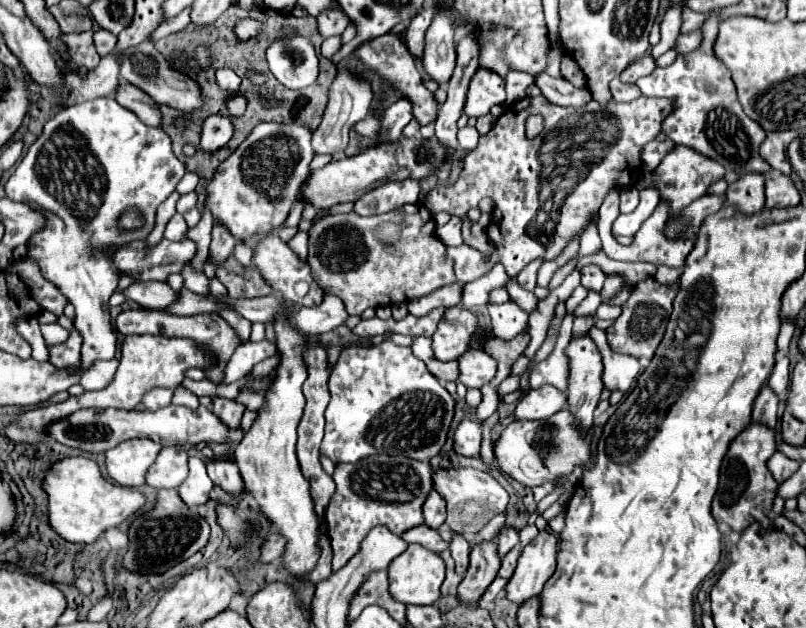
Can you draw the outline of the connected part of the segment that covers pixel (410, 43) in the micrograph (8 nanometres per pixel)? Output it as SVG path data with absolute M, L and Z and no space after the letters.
M431 5L423 7L413 17L413 21L411 21L409 29L407 29L407 47L417 57L421 57L421 53L423 53L423 35L425 35L425 29L429 27L429 23L433 19L433 13L435 13L435 9Z

